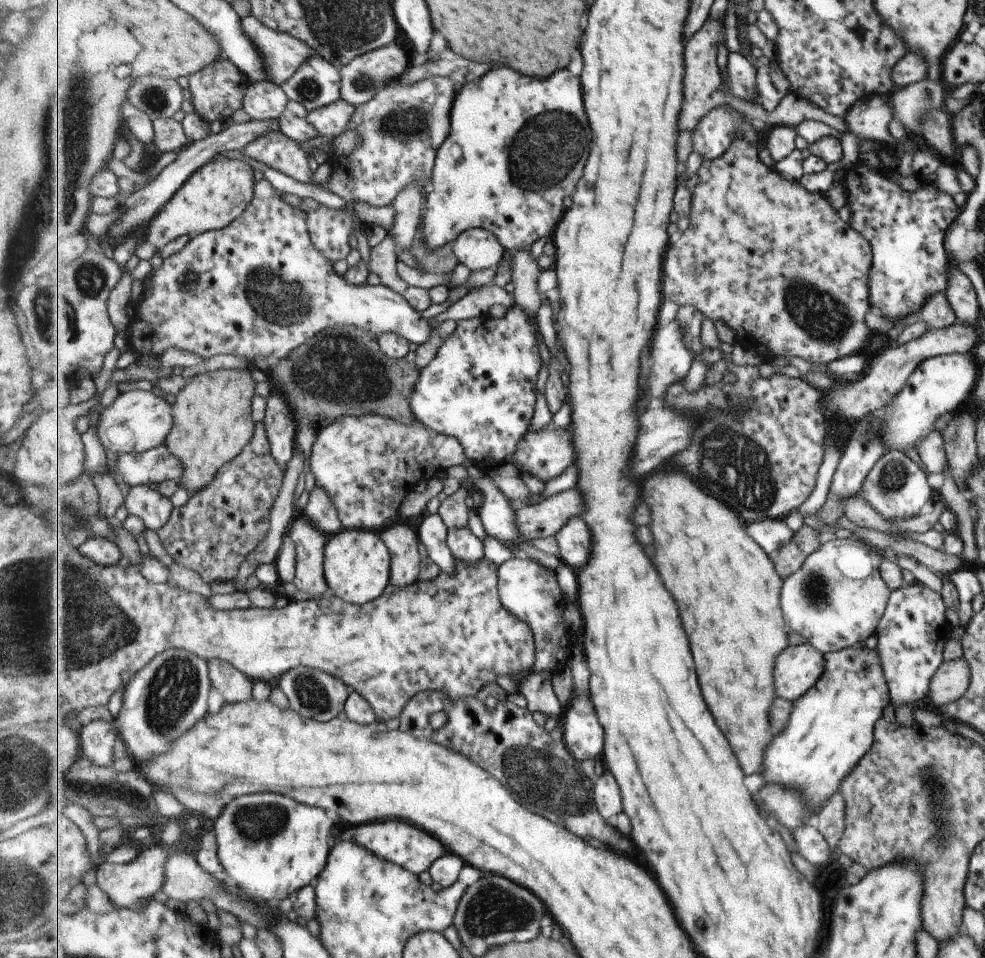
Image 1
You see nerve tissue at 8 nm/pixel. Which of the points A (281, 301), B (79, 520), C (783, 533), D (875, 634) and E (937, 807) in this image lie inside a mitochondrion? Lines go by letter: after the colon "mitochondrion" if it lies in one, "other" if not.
A: mitochondrion
B: other
C: other
D: other
E: mitochondrion

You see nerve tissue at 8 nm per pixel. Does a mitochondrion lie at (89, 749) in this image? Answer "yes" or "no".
no

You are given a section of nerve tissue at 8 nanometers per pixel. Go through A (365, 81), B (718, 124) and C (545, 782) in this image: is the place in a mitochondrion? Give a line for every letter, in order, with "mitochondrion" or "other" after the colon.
A: mitochondrion
B: mitochondrion
C: mitochondrion

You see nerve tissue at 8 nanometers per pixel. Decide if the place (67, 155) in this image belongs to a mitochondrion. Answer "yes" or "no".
yes

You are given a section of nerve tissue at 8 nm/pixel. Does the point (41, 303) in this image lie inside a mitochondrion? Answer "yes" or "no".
yes

